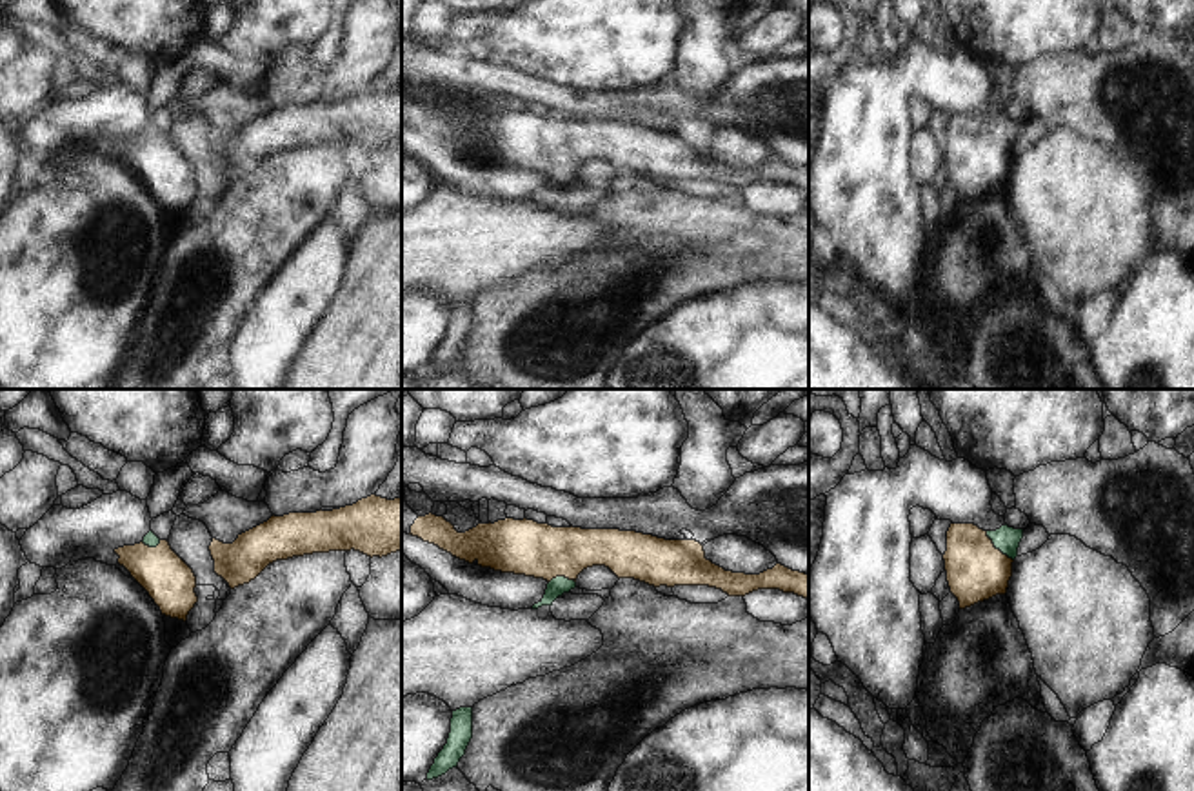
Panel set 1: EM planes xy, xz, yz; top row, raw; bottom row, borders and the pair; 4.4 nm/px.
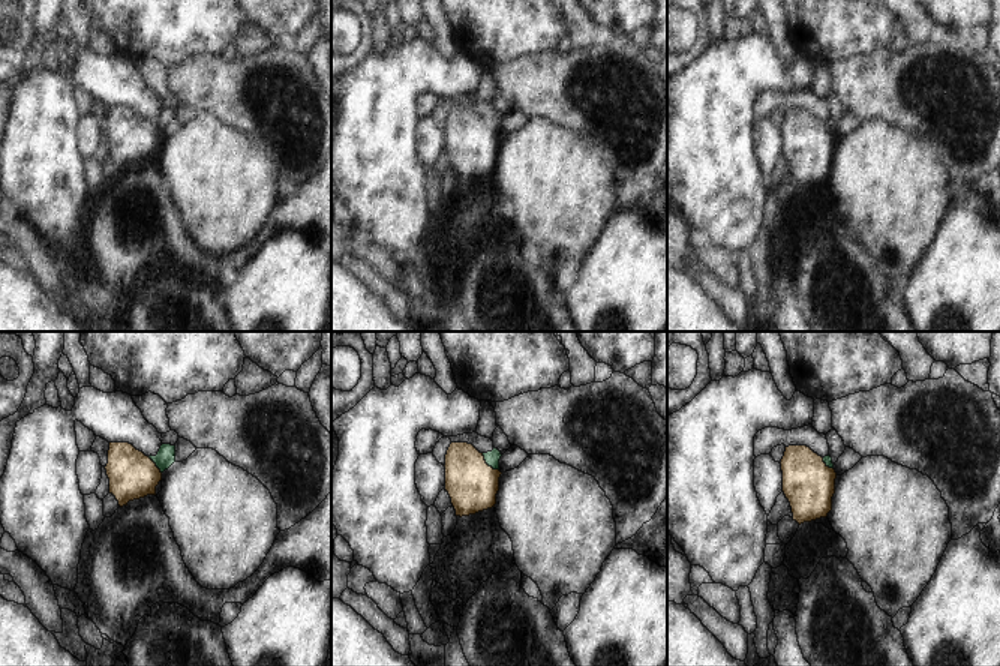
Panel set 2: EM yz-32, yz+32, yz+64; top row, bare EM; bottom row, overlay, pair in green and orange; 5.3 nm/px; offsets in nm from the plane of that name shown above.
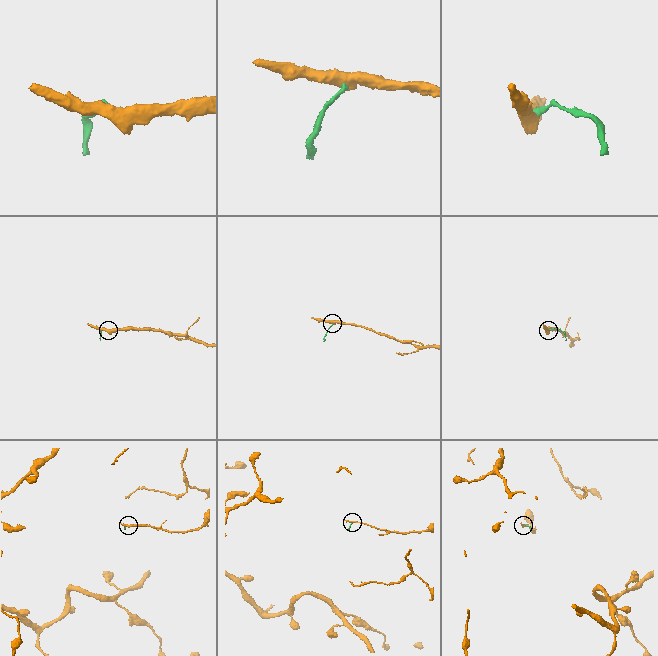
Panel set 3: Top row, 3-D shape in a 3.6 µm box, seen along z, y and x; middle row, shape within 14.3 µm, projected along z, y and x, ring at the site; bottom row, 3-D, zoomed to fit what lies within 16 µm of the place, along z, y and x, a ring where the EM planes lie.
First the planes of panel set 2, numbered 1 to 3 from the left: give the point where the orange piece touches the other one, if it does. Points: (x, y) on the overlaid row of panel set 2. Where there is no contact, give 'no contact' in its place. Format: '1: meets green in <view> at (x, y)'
1: meets green in yz-32 at (156, 465)
2: meets green in yz+32 at (488, 464)
3: meets green in yz+64 at (826, 464)

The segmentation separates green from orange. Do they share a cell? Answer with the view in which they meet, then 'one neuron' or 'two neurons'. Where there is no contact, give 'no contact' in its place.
meets green in yz; one neuron

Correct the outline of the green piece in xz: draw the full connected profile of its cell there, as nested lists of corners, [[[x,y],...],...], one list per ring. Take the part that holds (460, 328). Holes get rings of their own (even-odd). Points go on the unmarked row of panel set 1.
[[[460,300],[453,304],[451,325],[447,336],[434,351],[427,365],[427,373],[445,367],[449,362],[456,360],[460,351],[473,331],[473,300]]]

